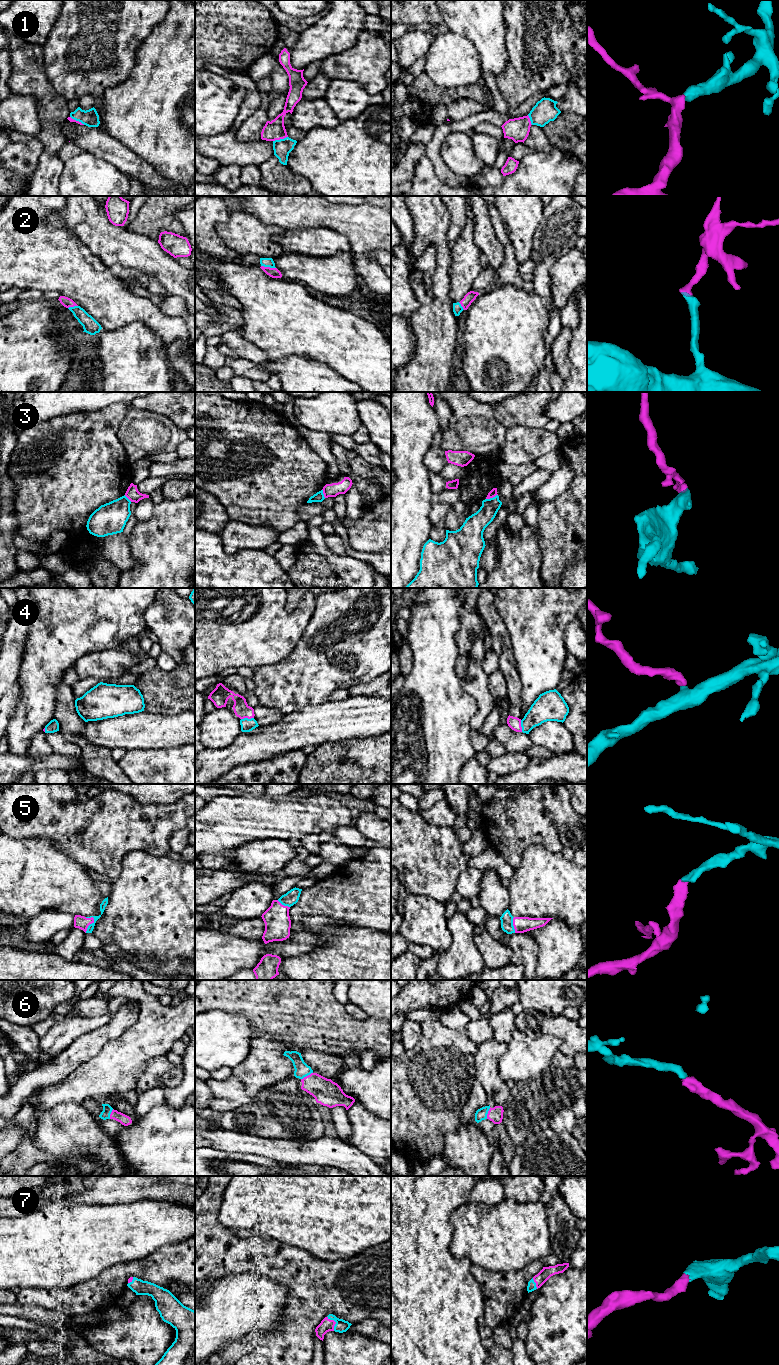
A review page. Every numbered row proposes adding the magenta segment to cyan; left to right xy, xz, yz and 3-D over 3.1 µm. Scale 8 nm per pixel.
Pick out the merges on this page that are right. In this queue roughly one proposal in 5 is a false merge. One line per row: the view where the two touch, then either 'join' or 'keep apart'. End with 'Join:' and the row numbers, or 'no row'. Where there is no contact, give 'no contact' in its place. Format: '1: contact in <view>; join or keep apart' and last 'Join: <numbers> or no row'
1: contact in xz; join
2: contact in xz; join
3: contact in yz; keep apart
4: contact in xz; join
5: contact in xy; join
6: contact in xz; join
7: contact in xz; join
Join: 1, 2, 4, 5, 6, 7

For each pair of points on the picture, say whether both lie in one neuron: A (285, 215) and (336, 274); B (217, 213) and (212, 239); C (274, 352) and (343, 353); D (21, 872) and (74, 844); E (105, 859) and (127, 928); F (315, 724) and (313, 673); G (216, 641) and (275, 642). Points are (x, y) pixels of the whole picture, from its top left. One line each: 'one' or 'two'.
A: two
B: one
C: one
D: two
E: two
F: two
G: one

